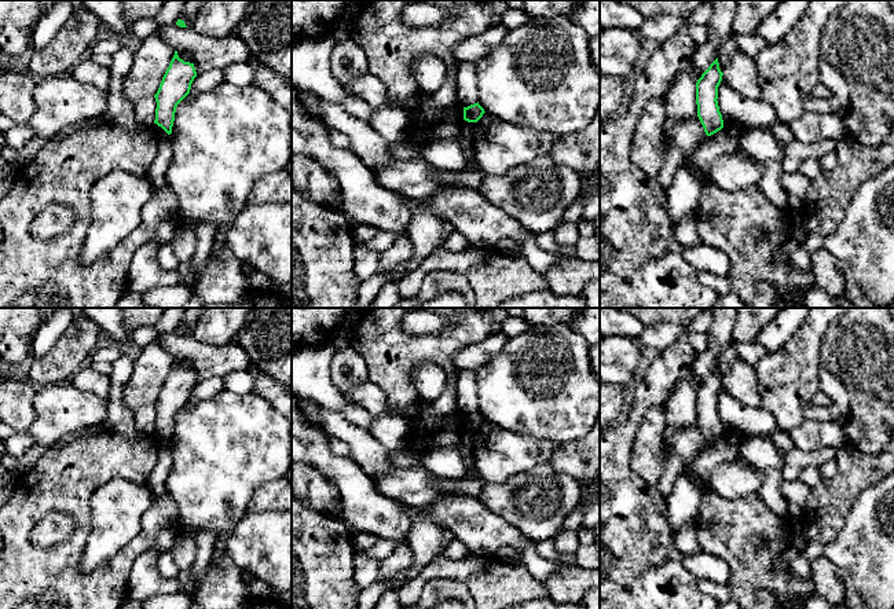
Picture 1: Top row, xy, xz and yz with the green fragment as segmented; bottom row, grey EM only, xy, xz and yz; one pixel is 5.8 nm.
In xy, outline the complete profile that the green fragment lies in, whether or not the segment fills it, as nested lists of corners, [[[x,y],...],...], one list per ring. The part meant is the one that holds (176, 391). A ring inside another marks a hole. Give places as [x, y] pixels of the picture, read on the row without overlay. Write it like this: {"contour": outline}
{"contour": [[[177,359],[166,377],[157,401],[154,432],[161,434],[168,443],[172,441],[177,412],[190,401],[191,392],[197,385],[194,371],[179,366]]]}

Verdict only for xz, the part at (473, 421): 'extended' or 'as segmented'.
as segmented

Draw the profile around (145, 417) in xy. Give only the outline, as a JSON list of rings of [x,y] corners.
[[[144,404],[133,412],[133,417],[136,429],[144,436],[151,436],[155,428],[155,406]]]

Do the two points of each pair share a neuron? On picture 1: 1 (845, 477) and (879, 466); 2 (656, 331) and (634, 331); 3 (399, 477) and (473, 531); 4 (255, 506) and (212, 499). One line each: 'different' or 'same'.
1: same
2: different
3: different
4: different

